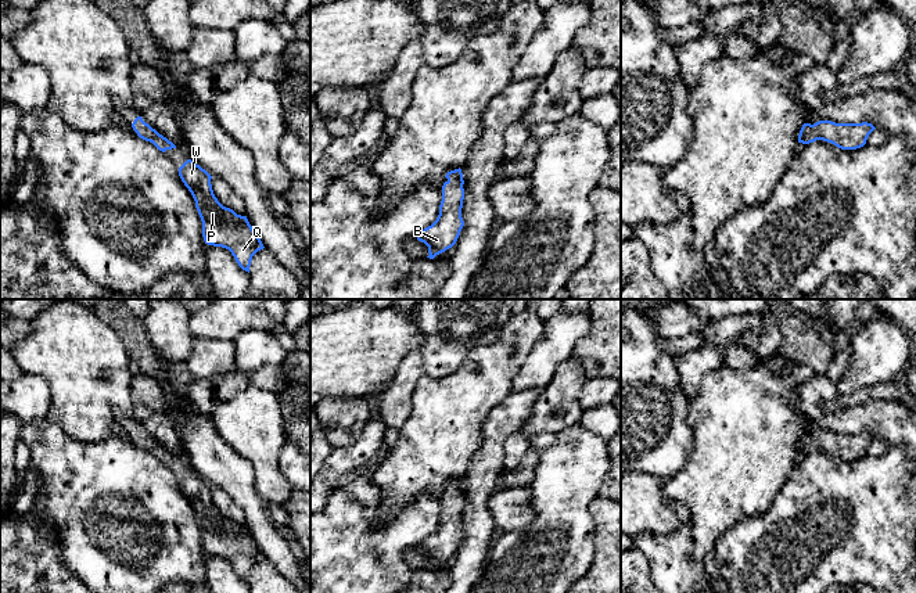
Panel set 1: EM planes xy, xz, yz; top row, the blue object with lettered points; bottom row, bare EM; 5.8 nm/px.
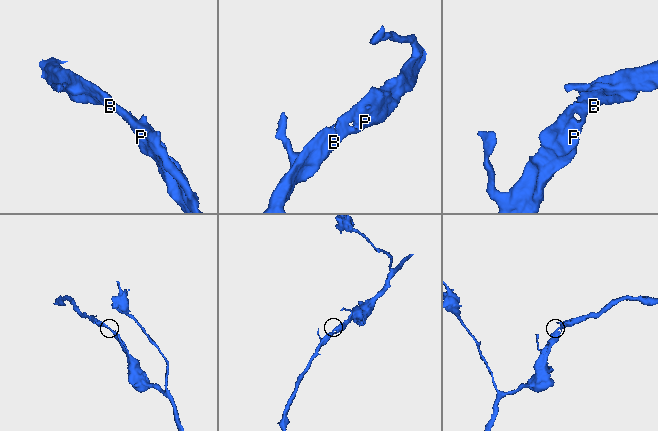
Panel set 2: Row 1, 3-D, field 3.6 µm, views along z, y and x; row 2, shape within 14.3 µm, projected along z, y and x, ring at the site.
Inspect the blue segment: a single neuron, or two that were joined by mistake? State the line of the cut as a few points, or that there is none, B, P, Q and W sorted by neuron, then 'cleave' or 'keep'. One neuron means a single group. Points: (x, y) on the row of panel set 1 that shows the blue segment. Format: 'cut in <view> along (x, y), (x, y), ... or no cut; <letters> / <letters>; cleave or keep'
no cut; B P Q W; keep

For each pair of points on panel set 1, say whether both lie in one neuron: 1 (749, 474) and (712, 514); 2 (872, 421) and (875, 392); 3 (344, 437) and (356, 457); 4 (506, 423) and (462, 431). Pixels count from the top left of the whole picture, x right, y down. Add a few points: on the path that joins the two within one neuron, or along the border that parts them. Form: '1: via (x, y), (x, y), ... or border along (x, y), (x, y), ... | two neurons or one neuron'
1: via (739, 484), (718, 505) | one neuron
2: border along (901, 402), (868, 399), (844, 409) | two neurons
3: border along (369, 419), (363, 430), (348, 446), (334, 449) | two neurons
4: border along (502, 401), (488, 414), (481, 445), (470, 457) | two neurons

